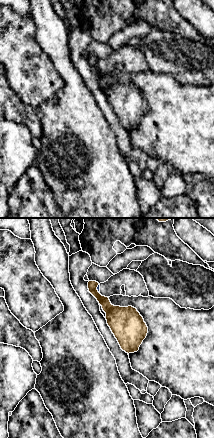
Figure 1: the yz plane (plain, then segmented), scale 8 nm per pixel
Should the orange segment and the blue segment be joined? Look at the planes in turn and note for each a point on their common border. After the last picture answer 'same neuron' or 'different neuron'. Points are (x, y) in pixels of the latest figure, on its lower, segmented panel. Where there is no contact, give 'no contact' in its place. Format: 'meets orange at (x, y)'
meets orange at (96, 289)

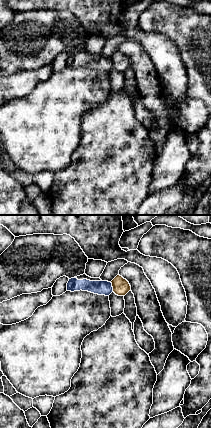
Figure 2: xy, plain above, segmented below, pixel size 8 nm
meets orange at (112, 286)

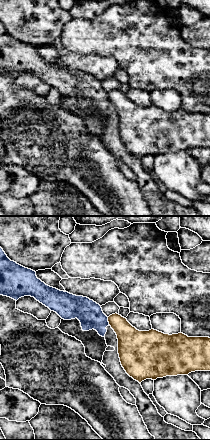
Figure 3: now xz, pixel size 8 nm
meets orange at (108, 321)

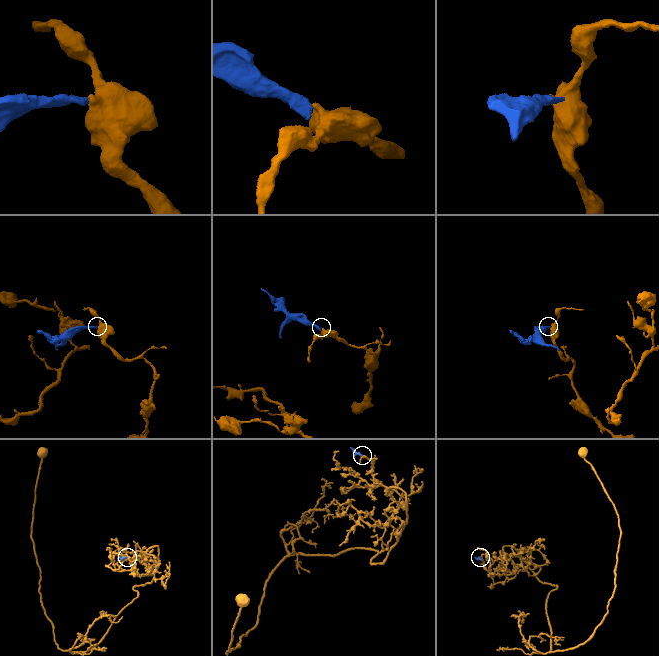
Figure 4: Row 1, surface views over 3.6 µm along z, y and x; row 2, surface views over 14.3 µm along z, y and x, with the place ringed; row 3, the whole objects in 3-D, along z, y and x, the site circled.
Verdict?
different neuron

